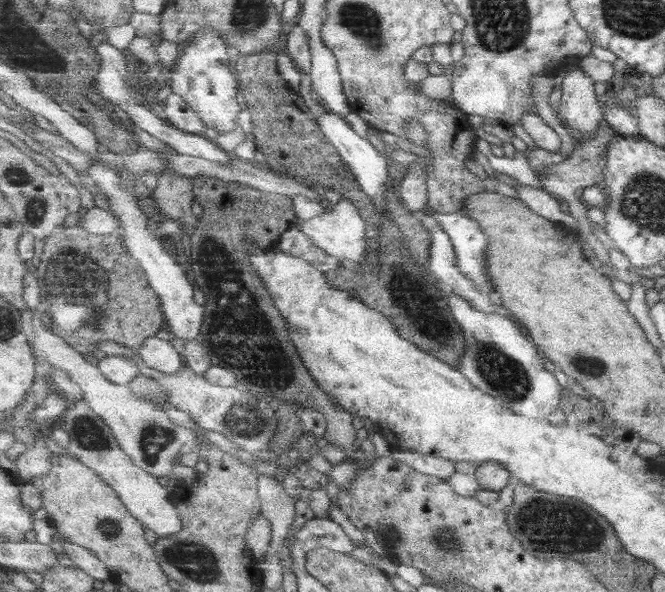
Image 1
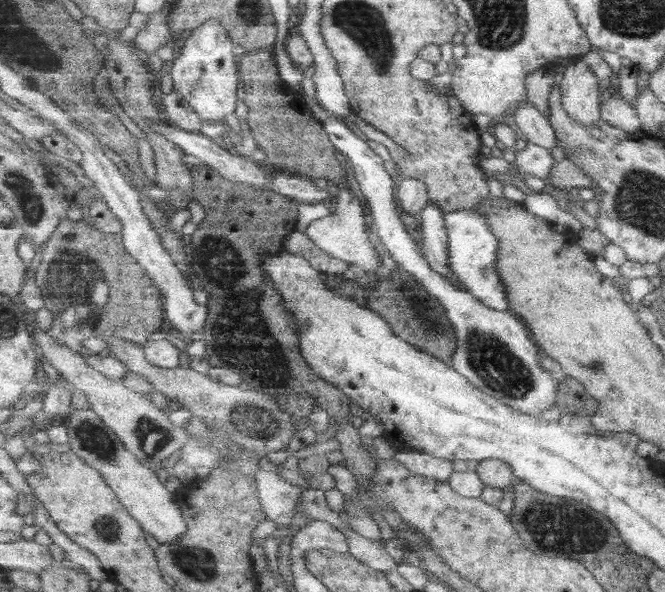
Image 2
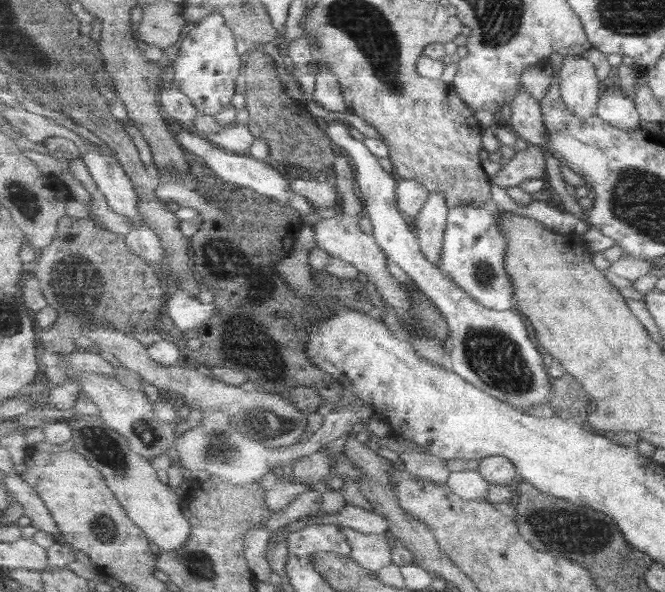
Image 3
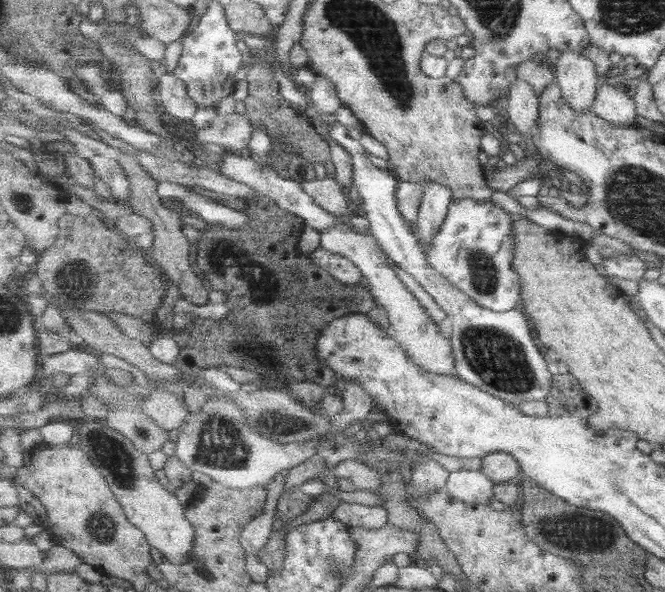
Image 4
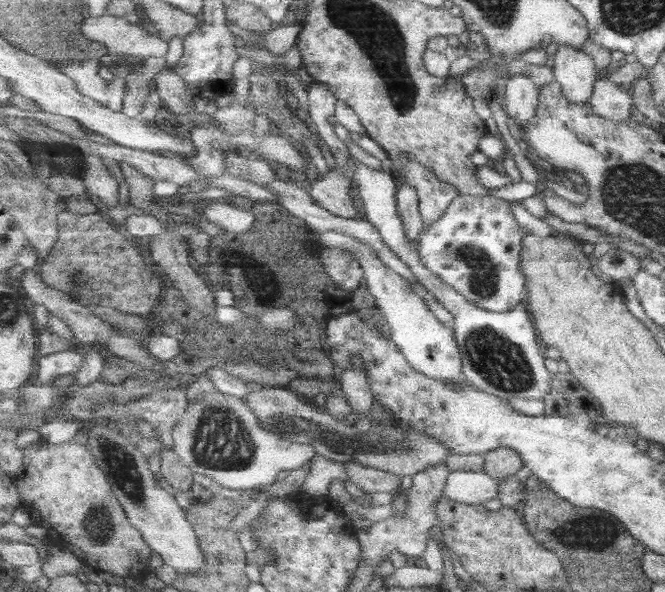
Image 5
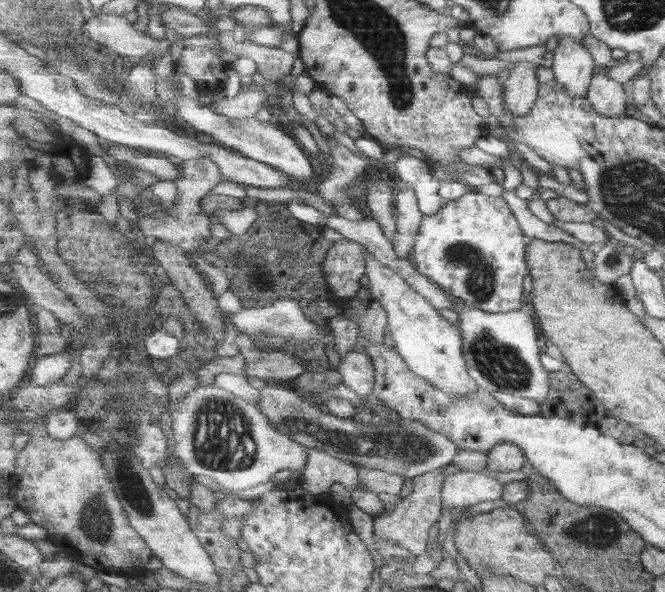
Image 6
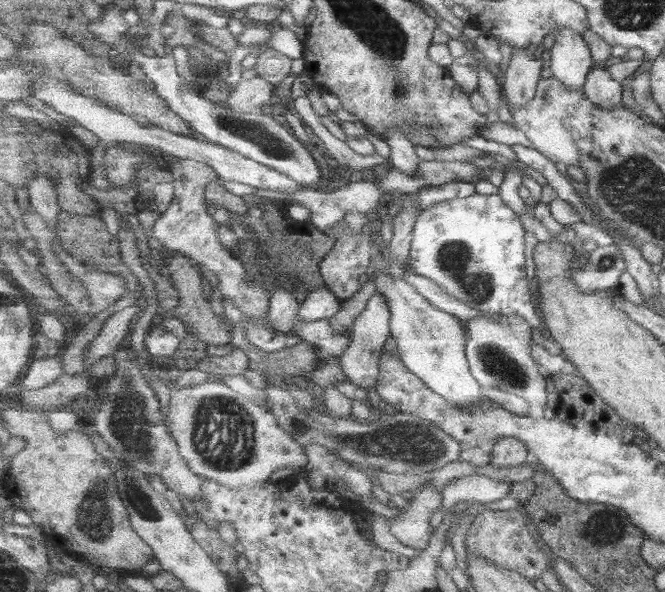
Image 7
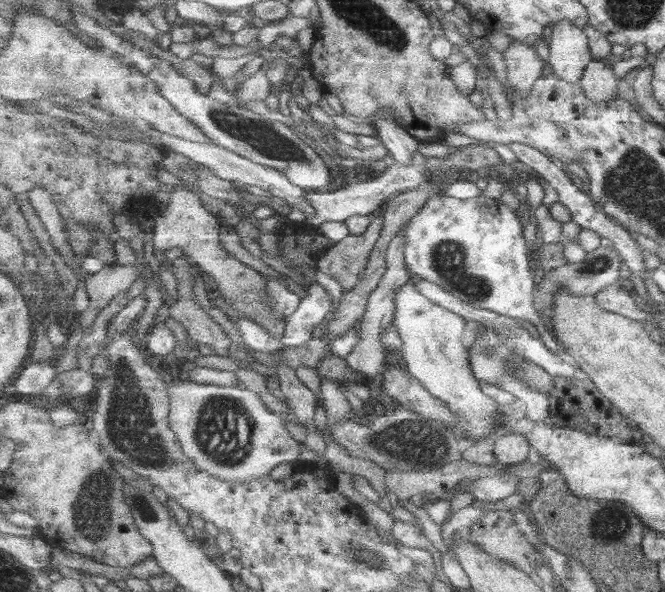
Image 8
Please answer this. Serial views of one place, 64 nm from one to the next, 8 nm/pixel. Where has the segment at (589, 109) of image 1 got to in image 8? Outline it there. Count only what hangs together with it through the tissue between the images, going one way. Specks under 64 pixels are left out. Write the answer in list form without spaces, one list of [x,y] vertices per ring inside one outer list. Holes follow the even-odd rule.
[[[569,19],[552,27],[547,62],[552,72],[567,82],[581,82],[583,73],[594,59],[586,31]]]

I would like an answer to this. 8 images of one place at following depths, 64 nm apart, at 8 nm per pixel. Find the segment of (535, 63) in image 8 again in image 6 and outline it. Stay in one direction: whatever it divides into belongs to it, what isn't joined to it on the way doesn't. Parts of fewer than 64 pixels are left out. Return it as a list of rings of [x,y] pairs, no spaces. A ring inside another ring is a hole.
[[[523,61],[515,64],[514,69],[505,74],[504,97],[507,109],[519,117],[529,114],[539,98],[538,68],[541,65]]]

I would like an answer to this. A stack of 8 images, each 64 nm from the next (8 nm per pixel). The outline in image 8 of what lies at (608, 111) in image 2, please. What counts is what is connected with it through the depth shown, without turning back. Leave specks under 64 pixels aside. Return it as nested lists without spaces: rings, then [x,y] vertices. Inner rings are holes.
[[[593,59],[587,66],[581,79],[586,95],[595,102],[610,102],[619,94],[619,78],[611,67],[613,63]]]

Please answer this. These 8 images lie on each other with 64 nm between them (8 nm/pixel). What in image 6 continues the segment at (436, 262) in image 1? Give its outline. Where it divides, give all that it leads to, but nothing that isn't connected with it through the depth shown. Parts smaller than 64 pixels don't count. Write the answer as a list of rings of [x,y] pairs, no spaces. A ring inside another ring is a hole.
[[[411,154],[401,155],[394,163],[398,176],[405,183],[411,184],[424,216],[435,215],[450,201],[473,193],[473,188],[469,184],[435,180],[429,164],[422,158],[415,158]]]

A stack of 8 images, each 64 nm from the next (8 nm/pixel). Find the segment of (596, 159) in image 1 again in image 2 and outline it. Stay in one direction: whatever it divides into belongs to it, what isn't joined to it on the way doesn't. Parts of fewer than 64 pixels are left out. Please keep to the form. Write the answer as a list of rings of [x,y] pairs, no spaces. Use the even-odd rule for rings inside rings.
[[[569,158],[554,165],[550,170],[547,182],[549,188],[563,189],[568,196],[572,188],[585,188],[586,190],[594,188],[589,175],[573,159]]]

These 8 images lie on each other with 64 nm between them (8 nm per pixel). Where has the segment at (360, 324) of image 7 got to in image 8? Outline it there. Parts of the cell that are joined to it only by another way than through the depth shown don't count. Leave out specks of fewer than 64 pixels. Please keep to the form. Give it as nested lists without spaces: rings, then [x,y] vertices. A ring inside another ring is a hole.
[[[403,229],[399,235],[393,238],[393,242],[388,249],[387,265],[388,270],[383,275],[381,282],[378,284],[378,288],[372,292],[371,301],[372,304],[366,308],[366,313],[361,319],[361,326],[359,326],[359,337],[361,340],[359,344],[346,356],[347,364],[356,372],[363,375],[365,378],[371,380],[375,374],[381,372],[381,368],[384,368],[385,354],[384,344],[381,340],[381,335],[385,335],[385,331],[391,327],[391,323],[396,316],[396,294],[398,288],[404,284],[409,283],[411,276],[409,276],[409,268],[407,262],[405,262],[405,229]]]

